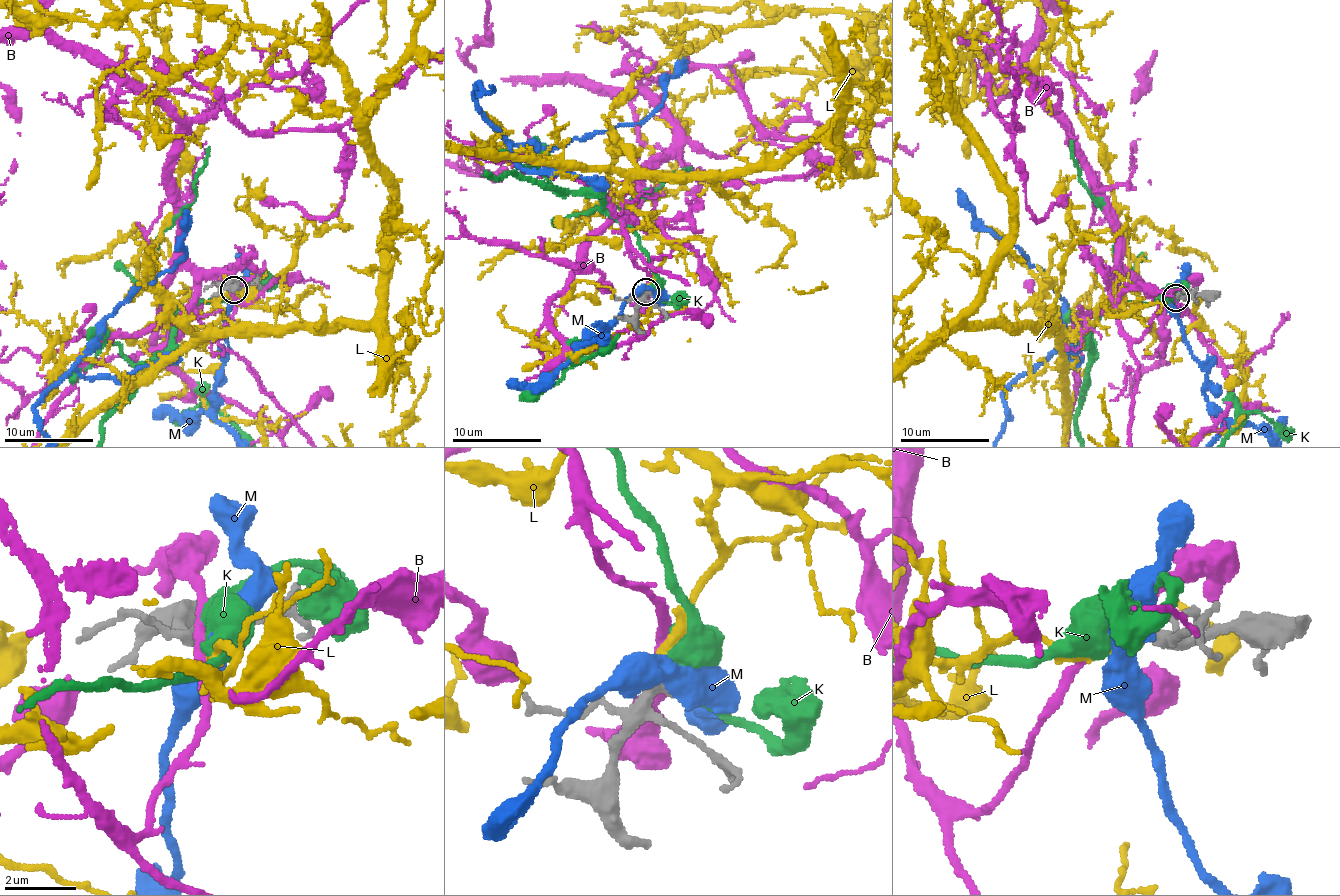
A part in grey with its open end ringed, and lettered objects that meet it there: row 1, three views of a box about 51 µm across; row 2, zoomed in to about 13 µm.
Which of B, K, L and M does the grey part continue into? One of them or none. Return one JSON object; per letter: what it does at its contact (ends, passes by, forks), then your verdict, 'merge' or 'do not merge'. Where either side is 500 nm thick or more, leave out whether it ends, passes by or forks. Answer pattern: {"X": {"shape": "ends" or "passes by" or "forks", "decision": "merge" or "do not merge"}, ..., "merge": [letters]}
{"B": {"shape": "passes by", "decision": "do not merge"}, "K": {"decision": "do not merge"}, "L": {"shape": "ends", "decision": "merge"}, "M": {"shape": "forks", "decision": "do not merge"}, "merge": ["L"]}

